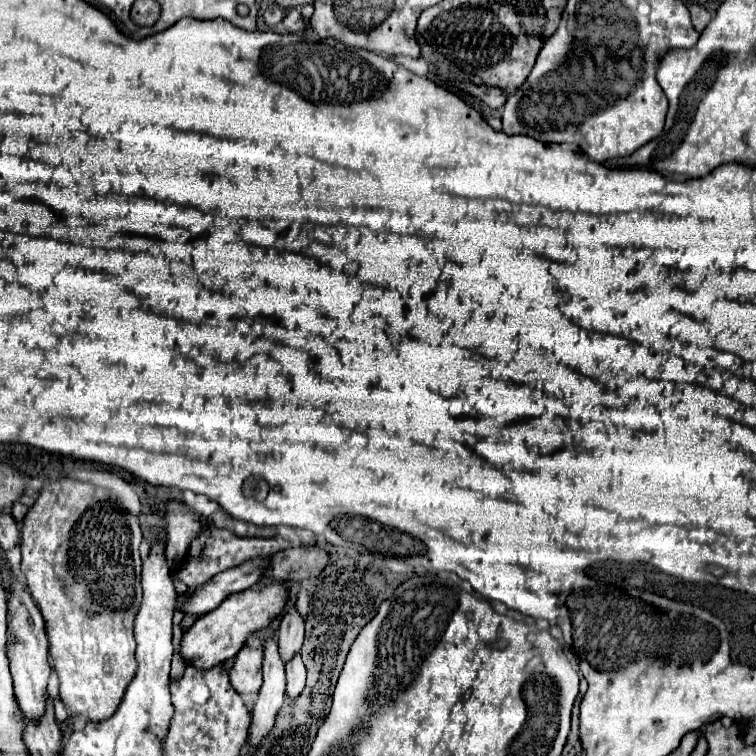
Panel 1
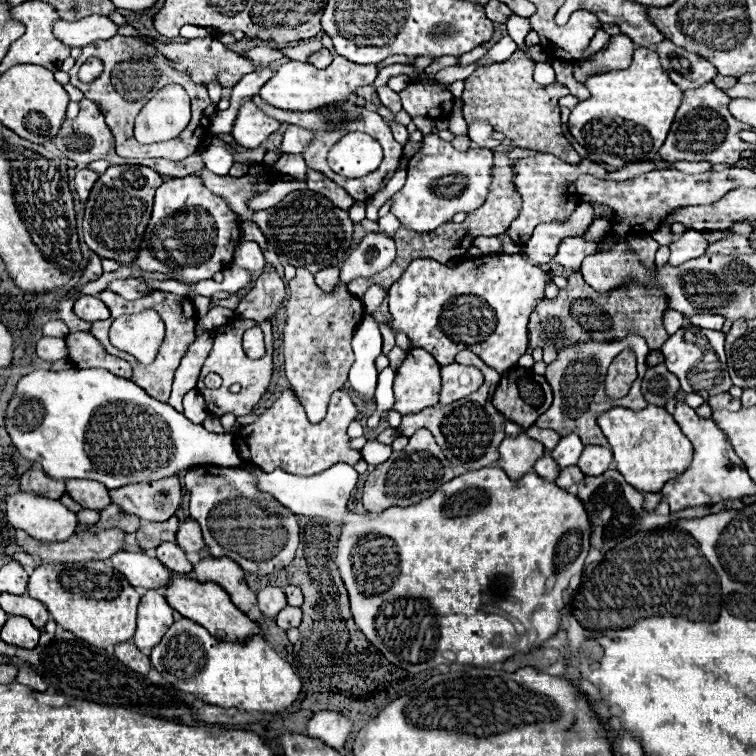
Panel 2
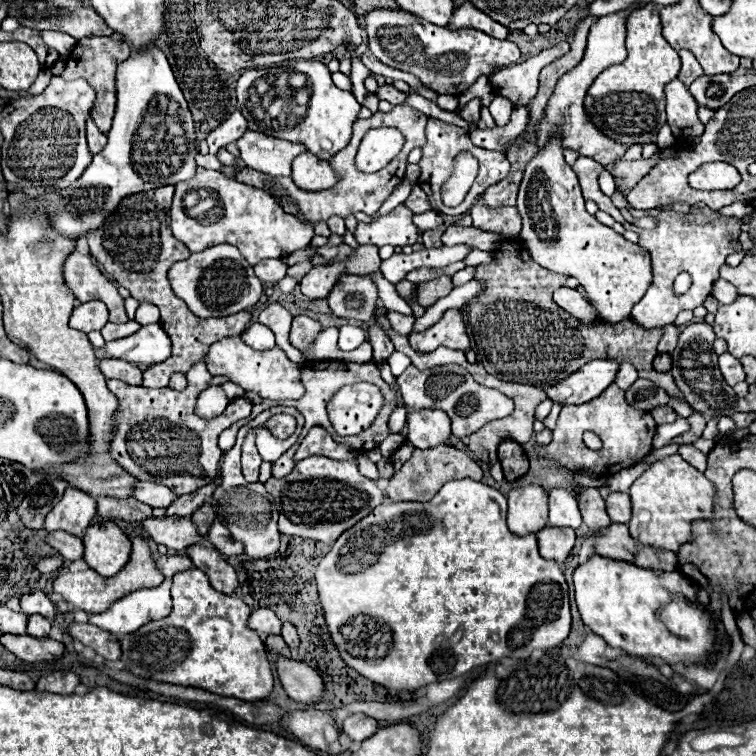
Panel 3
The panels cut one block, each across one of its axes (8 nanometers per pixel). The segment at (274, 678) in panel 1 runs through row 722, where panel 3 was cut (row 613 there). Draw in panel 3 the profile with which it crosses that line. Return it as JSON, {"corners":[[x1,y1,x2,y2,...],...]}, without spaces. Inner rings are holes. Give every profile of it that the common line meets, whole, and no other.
{"corners":[[260,608,260,610,254,610,248,618,248,628,254,628,256,632,260,634,280,634,280,628,282,628,282,622,278,620,278,616,268,610,268,608]]}

